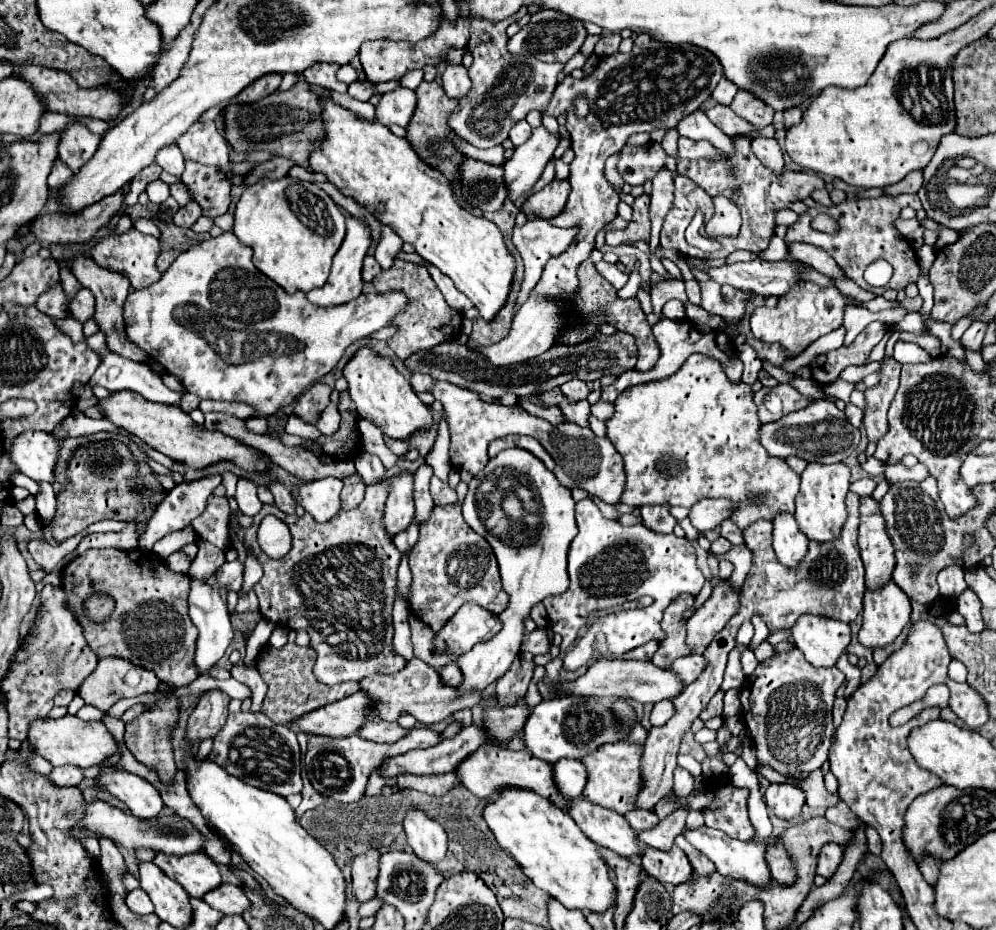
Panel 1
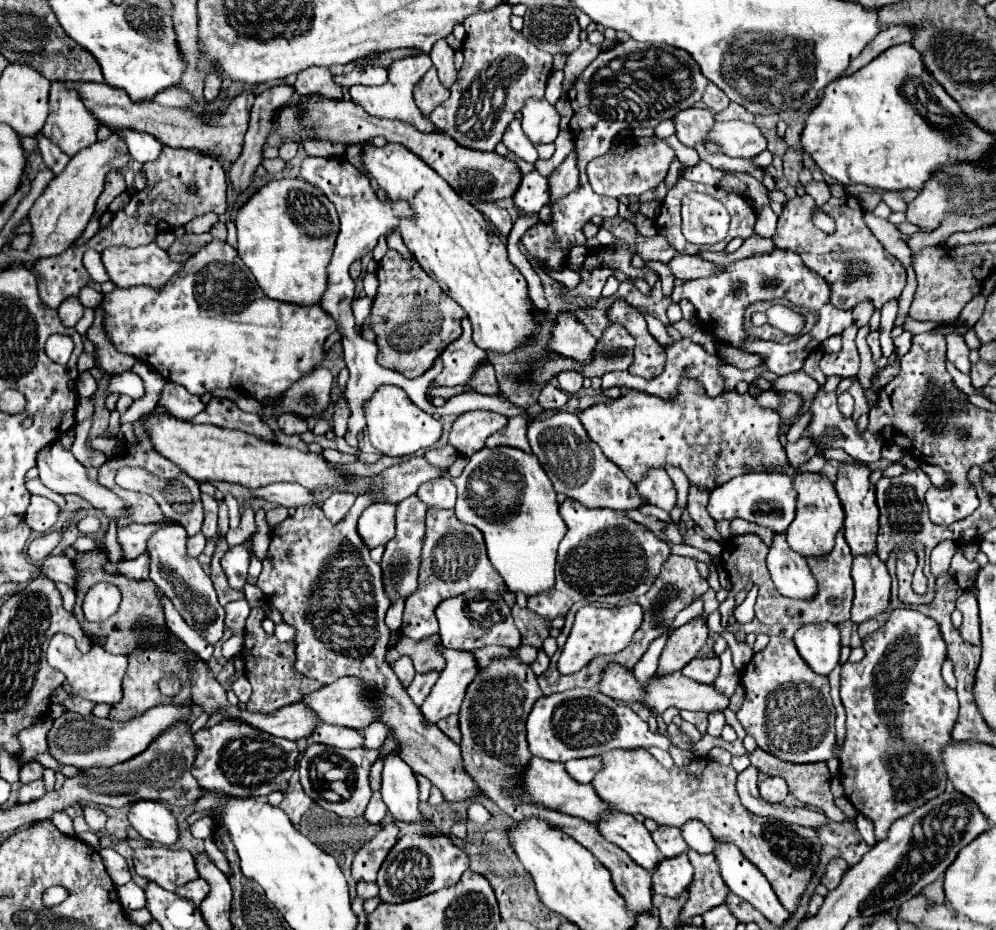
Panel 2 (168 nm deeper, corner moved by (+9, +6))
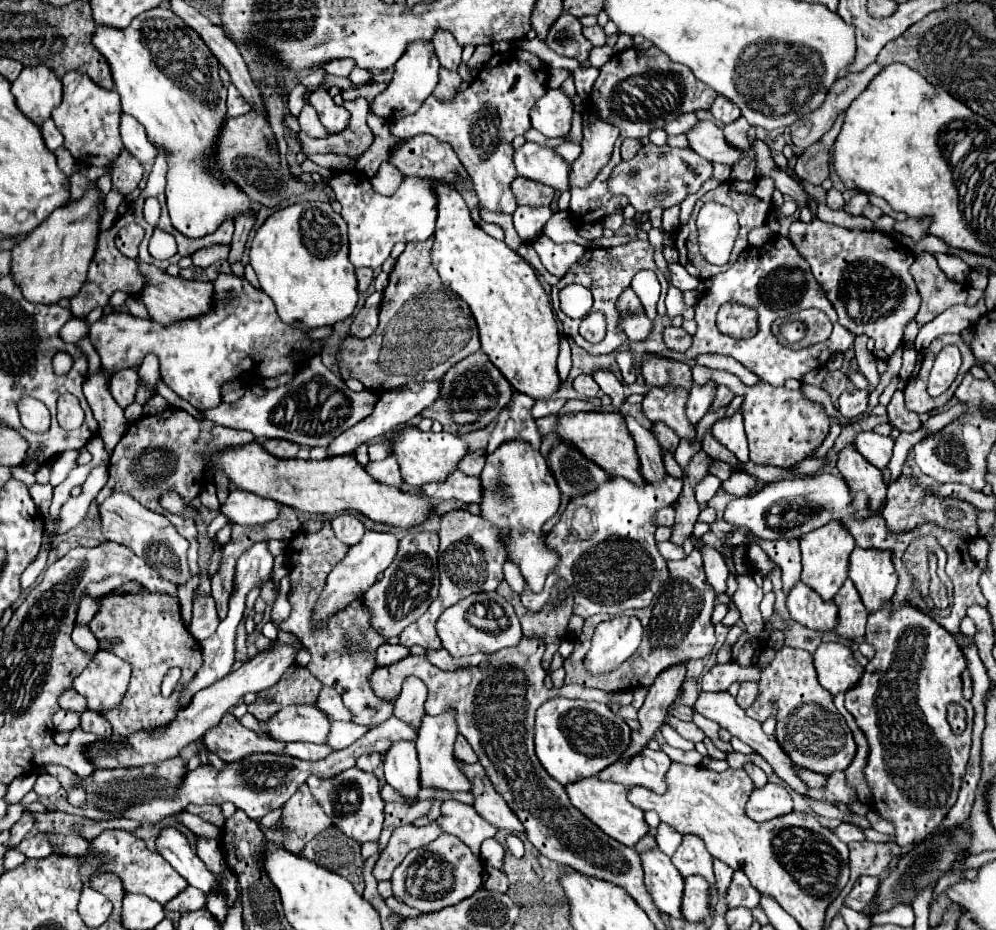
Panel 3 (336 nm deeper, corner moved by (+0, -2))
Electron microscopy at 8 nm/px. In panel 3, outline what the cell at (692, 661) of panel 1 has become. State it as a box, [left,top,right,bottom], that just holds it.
[701,661,761,693]

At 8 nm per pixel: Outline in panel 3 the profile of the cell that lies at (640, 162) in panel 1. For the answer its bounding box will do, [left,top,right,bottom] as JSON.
[609,143,713,213]

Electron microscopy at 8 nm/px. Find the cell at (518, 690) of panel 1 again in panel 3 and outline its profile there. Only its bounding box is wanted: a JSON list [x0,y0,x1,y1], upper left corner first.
[427,649,467,671]

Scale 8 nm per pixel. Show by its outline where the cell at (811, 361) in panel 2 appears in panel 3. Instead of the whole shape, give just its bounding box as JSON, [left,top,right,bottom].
[853,431,893,469]

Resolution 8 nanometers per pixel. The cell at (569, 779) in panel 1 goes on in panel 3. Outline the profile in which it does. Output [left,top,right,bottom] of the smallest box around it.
[599,749,671,793]

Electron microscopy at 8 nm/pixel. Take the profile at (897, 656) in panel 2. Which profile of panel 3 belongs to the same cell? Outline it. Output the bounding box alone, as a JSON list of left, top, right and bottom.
[845,601,975,847]

